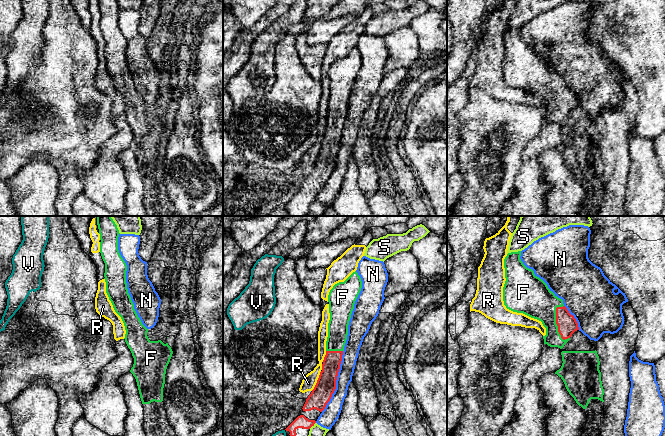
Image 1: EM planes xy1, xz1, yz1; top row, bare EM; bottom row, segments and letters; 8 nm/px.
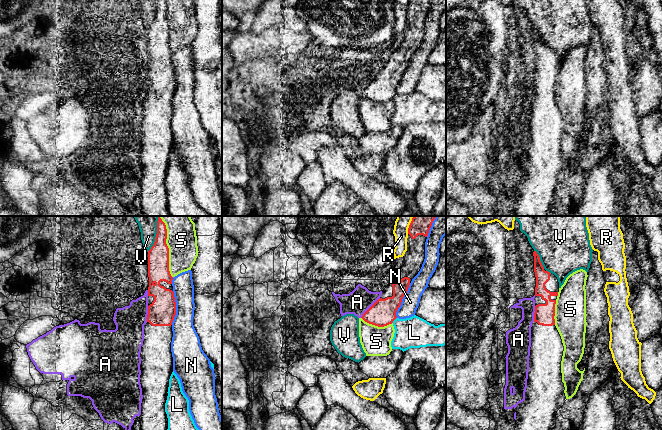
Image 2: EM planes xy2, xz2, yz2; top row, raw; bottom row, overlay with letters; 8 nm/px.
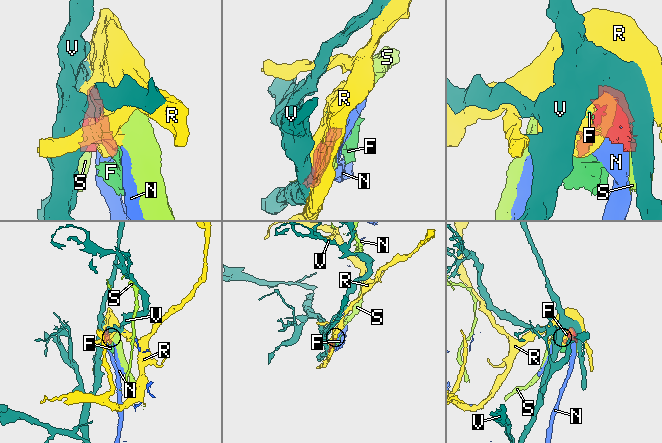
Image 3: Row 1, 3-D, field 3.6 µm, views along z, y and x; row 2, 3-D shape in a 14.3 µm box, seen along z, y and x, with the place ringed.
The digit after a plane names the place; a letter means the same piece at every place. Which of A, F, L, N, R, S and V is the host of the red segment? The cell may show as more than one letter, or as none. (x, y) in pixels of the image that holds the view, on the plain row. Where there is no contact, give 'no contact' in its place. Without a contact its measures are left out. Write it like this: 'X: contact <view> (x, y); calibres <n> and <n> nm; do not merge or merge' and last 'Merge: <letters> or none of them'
A: contact xz2 (370, 83); calibres 200 and 200 nm; do not merge
F: contact yz1 (556, 97); calibres 160 and 280 nm; merge
L: contact xz2 (394, 95); calibres 200 and 260 nm; do not merge
N: contact xz1 (335, 157); calibres 160 and 130 nm; do not merge
R: contact xz1 (317, 157); calibres 160 and 110 nm; do not merge
S: contact xy2 (168, 27); calibres 180 and 240 nm; do not merge
V: contact xy2 (155, 14); calibres 180 and 130 nm; do not merge
Merge: F

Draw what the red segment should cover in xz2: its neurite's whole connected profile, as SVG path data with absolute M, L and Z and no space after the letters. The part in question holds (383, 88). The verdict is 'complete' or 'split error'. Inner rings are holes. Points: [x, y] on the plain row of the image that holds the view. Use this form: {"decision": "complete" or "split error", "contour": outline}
{"decision": "split error", "contour": "M432 0L409 1L404 39L400 47L392 52L381 73L361 93L365 98L384 103L397 94L396 88L402 75L424 38L425 18L431 2Z"}

